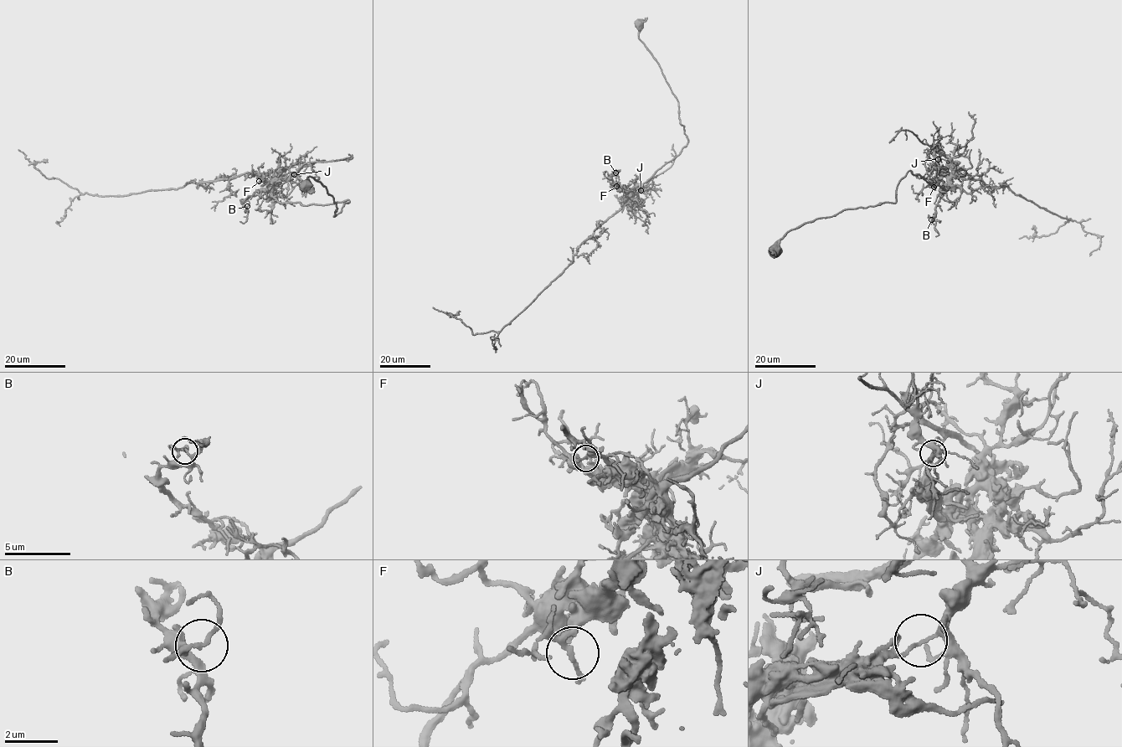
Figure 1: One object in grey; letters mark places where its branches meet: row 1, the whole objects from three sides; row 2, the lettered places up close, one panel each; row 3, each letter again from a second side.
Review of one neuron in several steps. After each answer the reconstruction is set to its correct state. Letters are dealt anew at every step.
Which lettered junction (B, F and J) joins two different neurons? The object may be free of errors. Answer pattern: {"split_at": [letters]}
{"split_at": ["J"]}

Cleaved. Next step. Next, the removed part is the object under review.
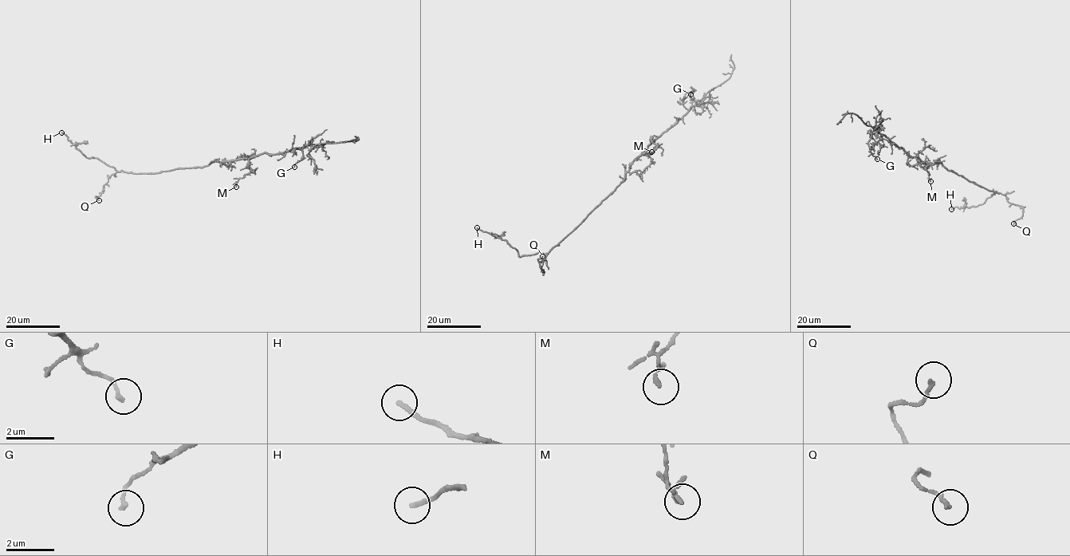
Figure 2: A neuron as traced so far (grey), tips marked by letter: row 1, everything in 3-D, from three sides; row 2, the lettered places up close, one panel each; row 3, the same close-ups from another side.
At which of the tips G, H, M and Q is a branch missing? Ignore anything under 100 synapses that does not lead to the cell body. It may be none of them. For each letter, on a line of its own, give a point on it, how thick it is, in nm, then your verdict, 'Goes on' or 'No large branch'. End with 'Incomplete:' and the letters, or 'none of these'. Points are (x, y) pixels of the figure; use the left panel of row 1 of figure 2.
G: Place: (294, 167). Thickness 150 nm. No large branch
H: Place: (61, 132). Thickness 170 nm. No large branch
M: Place: (236, 187). Thickness 100 nm. No large branch
Q: Place: (99, 200). Thickness 140 nm. No large branch
Incomplete: none of these

